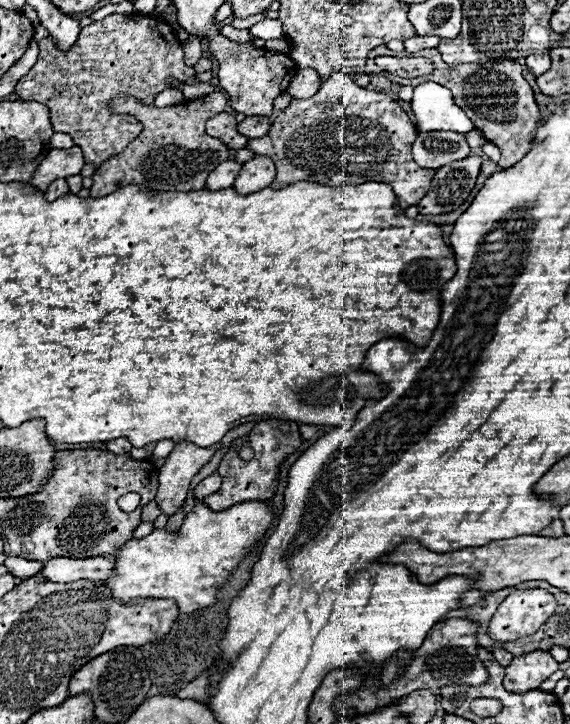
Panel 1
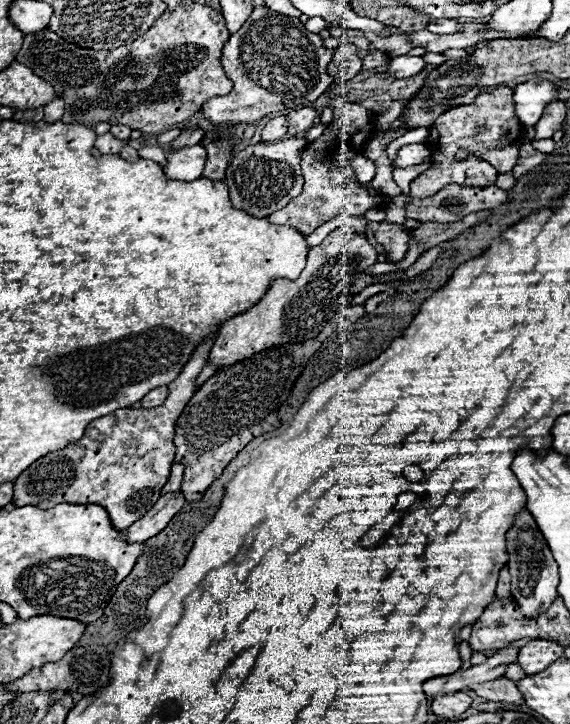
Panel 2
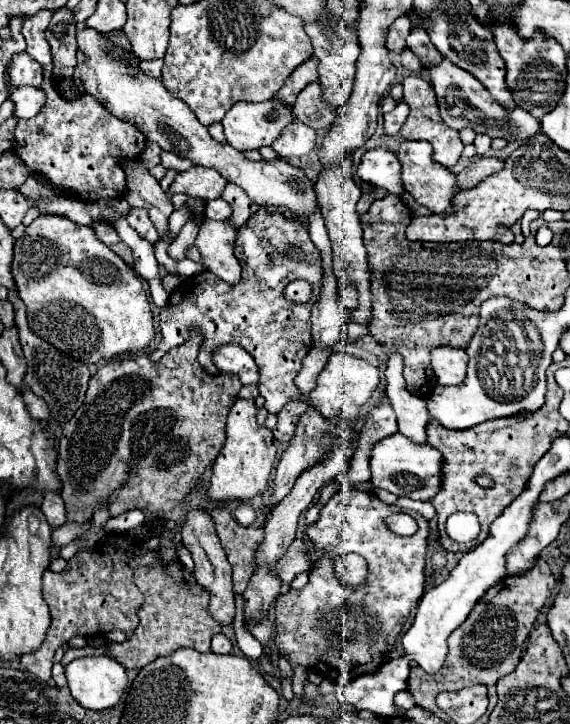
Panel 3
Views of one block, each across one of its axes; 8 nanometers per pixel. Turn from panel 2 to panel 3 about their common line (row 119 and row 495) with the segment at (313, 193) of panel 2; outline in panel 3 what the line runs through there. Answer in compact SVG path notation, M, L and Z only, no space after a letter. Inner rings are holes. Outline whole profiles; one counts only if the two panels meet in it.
M354 488L338 490L330 502L320 510L320 518L306 528L306 534L318 548L326 552L314 570L308 574L310 580L302 590L290 590L288 594L280 594L276 600L276 646L278 652L284 654L290 664L302 664L310 670L320 672L322 676L336 680L340 674L350 672L360 664L360 674L374 672L382 662L384 654L394 648L396 636L400 634L406 618L410 616L412 604L424 592L424 568L426 568L426 552L428 552L428 520L424 520L418 512L406 510L416 522L418 530L412 536L398 536L386 526L386 518L392 512L402 512L398 506L388 506L376 494L362 492ZM348 552L356 552L368 560L368 582L362 588L348 588L342 584L334 570L334 558L346 556Z

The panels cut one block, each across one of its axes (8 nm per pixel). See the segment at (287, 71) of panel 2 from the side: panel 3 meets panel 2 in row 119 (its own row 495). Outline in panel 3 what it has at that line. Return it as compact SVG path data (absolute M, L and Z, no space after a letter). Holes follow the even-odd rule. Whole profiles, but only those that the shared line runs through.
M240 398L232 406L226 424L226 444L212 466L208 500L252 502L256 496L262 496L270 488L270 474L276 464L276 446L272 444L274 442L272 432L264 424L258 424L256 414L258 414L258 406L252 400Z

